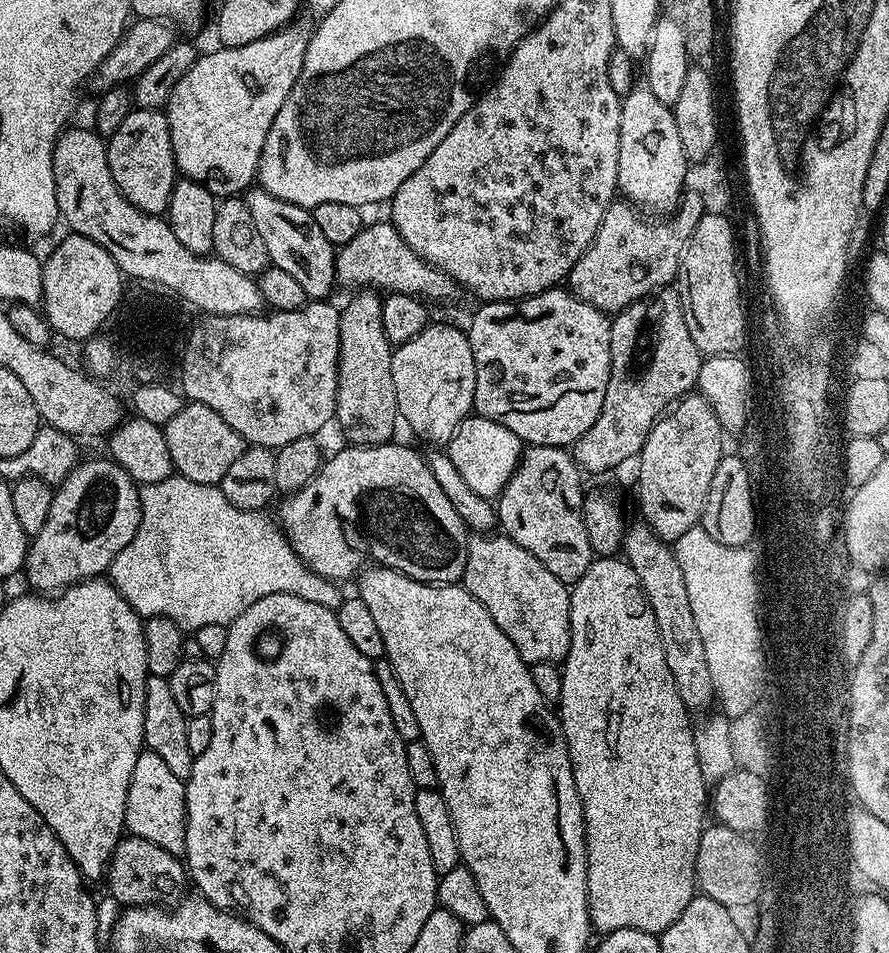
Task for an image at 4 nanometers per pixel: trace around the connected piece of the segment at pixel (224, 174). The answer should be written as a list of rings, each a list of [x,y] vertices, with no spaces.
[[[297,18],[266,38],[258,38],[258,42],[233,48],[220,46],[217,52],[197,55],[166,105],[176,167],[187,179],[206,182],[217,198],[235,196],[253,187],[266,134],[270,134],[282,102],[298,82],[313,31],[313,21]]]

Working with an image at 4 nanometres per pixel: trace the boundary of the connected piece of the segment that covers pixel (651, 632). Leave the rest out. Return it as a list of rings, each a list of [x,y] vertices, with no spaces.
[[[596,558],[570,588],[570,650],[562,662],[560,677],[562,690],[558,701],[560,729],[564,732],[564,741],[568,747],[568,757],[572,763],[574,786],[578,790],[578,798],[584,811],[584,841],[588,847],[588,869],[586,870],[586,886],[588,887],[588,913],[592,919],[593,929],[603,934],[629,928],[630,930],[646,930],[659,934],[686,910],[686,906],[697,895],[696,855],[698,842],[704,833],[706,821],[706,805],[710,800],[710,788],[704,784],[698,766],[698,755],[695,754],[694,720],[688,716],[690,709],[684,705],[678,694],[678,686],[674,686],[674,674],[670,674],[670,666],[666,666],[666,654],[662,654],[662,638],[658,630],[658,622],[654,622],[654,610],[642,590],[642,582],[638,582],[638,574],[623,558]]]

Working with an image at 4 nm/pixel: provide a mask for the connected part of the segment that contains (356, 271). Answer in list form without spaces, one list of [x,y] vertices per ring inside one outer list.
[[[369,223],[354,239],[339,245],[336,253],[336,283],[347,290],[391,290],[407,296],[418,296],[425,301],[448,300],[458,285],[442,270],[432,267],[398,234],[392,223]]]

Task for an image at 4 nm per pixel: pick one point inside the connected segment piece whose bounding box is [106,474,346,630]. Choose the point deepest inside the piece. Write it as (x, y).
(197, 559)

